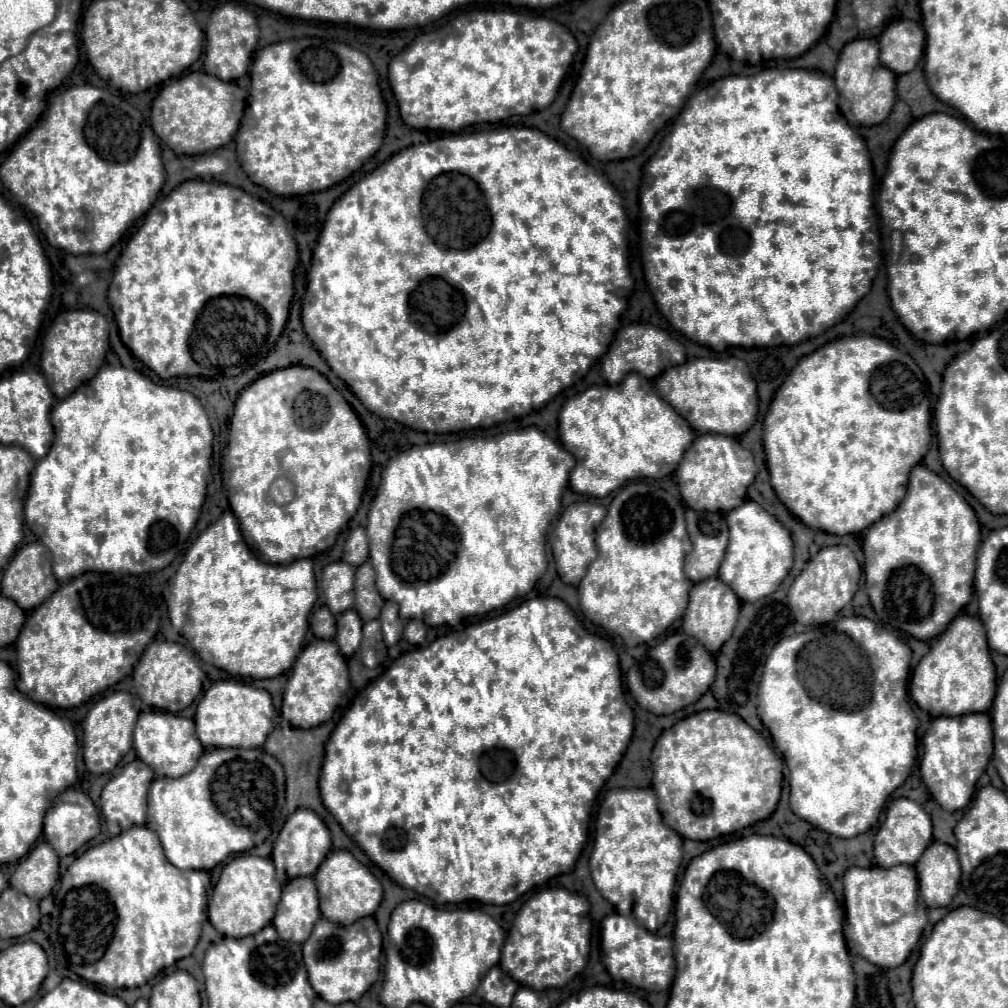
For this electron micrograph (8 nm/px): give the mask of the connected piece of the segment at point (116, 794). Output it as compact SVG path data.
M135 759L127 763L119 775L115 775L101 791L101 813L107 823L107 831L111 835L119 835L121 831L133 827L133 825L143 825L145 815L147 815L147 789L149 783L153 781L153 769L145 765L141 759Z

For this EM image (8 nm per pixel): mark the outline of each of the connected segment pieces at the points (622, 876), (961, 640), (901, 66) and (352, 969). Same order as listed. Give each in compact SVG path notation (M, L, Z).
M613 789L599 807L589 869L599 893L621 913L633 915L647 931L665 925L683 859L683 839L663 825L653 789Z
M957 615L951 625L931 641L929 653L913 671L909 693L911 699L933 717L957 717L965 713L989 711L996 688L997 676L989 655L983 623L977 617Z
M915 21L891 23L879 37L881 65L893 73L909 73L923 55L923 29Z
M363 917L347 927L319 919L311 937L303 943L303 961L307 965L311 987L321 999L333 1005L359 1001L379 977L381 947L381 931L373 917Z

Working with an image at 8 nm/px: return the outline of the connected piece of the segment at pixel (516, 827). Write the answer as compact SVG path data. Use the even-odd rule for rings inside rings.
M535 597L497 617L481 619L461 633L453 631L449 635L437 637L427 647L403 653L381 677L371 681L356 694L349 711L343 715L327 741L319 791L329 815L393 881L405 889L413 889L419 895L429 897L437 905L461 903L467 899L491 905L507 905L523 893L546 884L547 879L571 871L585 845L585 821L589 817L591 803L621 761L623 751L627 749L633 735L633 711L625 703L621 689L619 659L613 649L601 647L603 643L607 641L587 635L585 627L579 623L579 619L575 619L563 601Z

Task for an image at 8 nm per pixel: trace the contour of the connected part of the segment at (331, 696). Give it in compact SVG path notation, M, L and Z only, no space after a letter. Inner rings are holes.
M315 639L309 643L297 657L291 677L285 685L283 693L283 709L281 715L299 729L311 729L319 723L331 719L341 695L349 689L349 669L343 653L333 641L319 641Z

